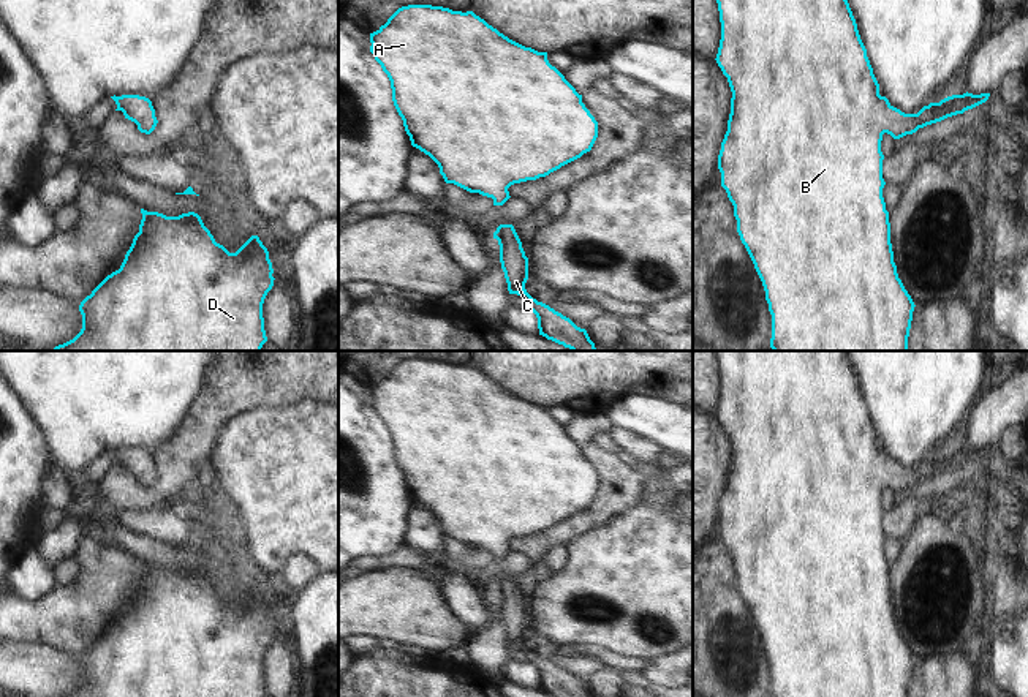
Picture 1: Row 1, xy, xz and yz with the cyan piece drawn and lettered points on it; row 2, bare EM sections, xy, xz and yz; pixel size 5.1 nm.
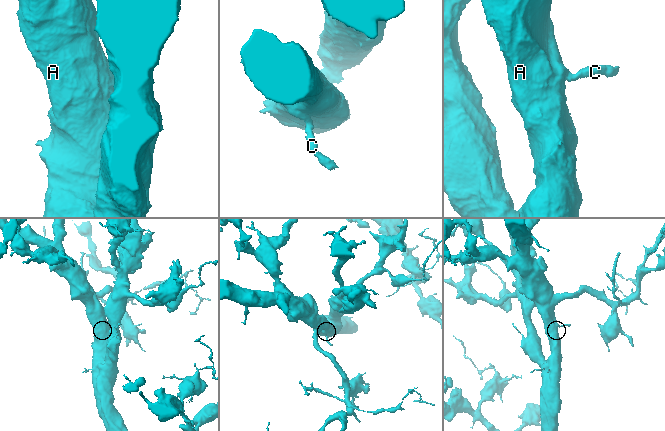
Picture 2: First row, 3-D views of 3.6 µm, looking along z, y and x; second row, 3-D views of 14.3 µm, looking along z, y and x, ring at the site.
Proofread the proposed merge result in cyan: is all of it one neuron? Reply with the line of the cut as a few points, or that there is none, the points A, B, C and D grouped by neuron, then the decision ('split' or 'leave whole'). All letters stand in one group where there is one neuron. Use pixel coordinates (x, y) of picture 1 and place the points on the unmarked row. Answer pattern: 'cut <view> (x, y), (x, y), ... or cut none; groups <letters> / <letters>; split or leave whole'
cut none; groups A B C D; leave whole

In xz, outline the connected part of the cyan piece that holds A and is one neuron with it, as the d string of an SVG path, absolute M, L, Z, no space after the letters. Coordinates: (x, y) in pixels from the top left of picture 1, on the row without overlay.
M402 360L370 387L370 397L370 406L391 435L392 455L411 499L438 518L446 537L492 552L493 559L511 552L511 539L549 529L590 506L598 492L598 476L582 457L582 449L549 417L547 406L509 394L473 365Z

